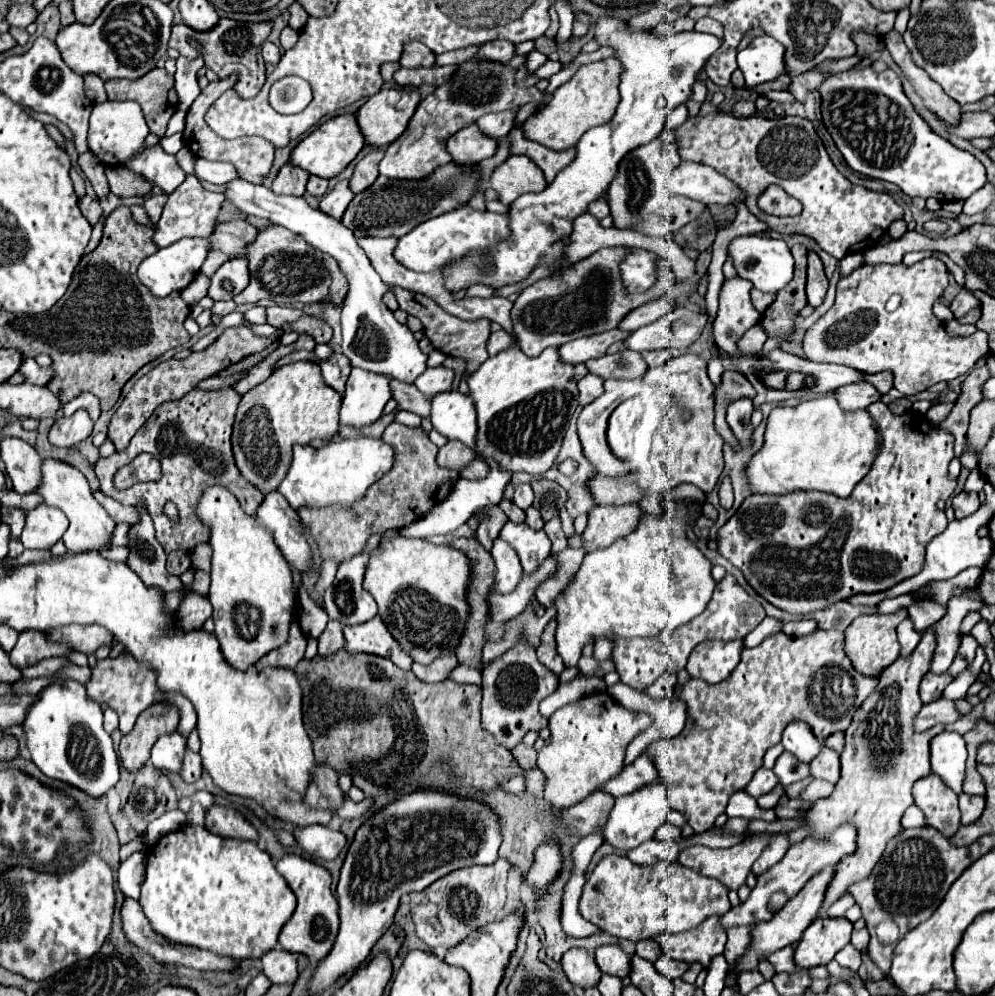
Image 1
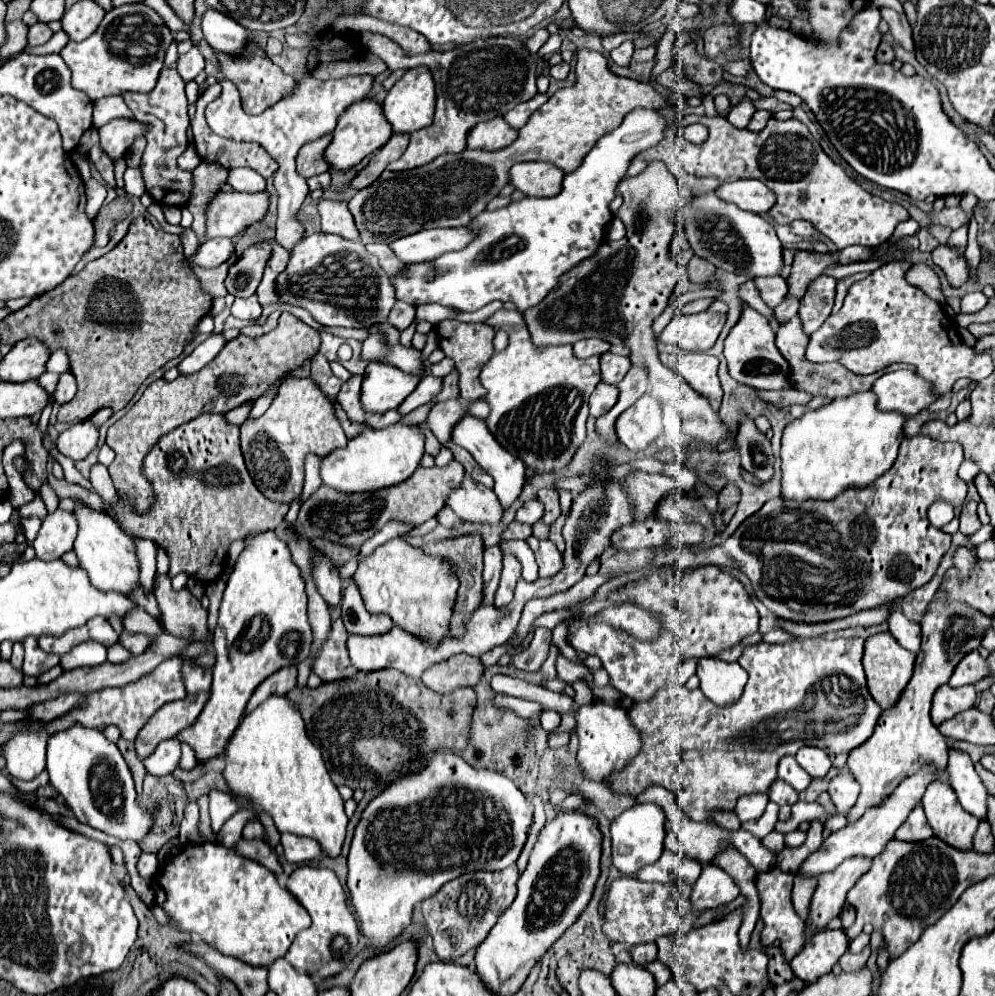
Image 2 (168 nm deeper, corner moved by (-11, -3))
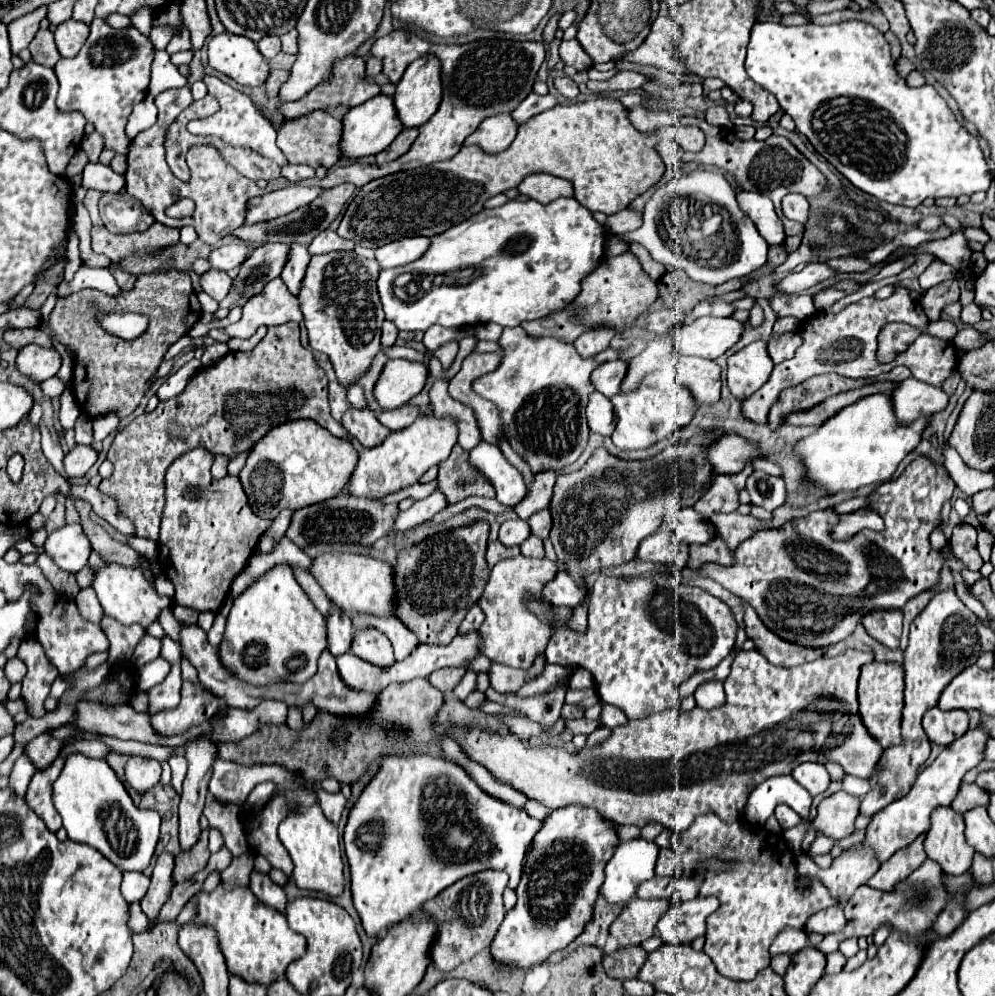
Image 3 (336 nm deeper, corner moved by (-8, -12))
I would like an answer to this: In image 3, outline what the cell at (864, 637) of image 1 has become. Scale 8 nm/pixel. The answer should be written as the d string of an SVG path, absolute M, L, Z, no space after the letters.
M876 662L862 666L860 684L858 684L858 700L862 722L866 722L868 732L880 740L884 748L890 744L900 744L900 716L904 706L904 668L898 662Z

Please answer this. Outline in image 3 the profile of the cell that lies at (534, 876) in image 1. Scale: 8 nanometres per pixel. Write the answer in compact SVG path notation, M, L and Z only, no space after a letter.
M564 806L552 810L534 844L530 844L530 852L526 852L522 880L516 888L518 902L506 912L490 944L494 964L506 970L528 970L544 964L550 954L564 950L592 916L614 844L618 844L614 828L592 808Z

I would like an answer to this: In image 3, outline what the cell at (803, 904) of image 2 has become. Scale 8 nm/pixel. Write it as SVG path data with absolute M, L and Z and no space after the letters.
M778 954L778 956L774 956L774 958L772 958L770 968L772 968L776 974L784 976L784 974L786 974L786 968L790 966L790 960L792 960L792 956L790 956L790 954Z

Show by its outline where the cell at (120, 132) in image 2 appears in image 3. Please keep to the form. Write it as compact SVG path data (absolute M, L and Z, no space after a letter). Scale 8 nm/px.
M94 18L90 24L90 36L84 42L82 50L74 58L60 58L58 64L54 66L54 72L60 82L60 92L58 92L58 108L62 110L80 110L88 122L96 126L96 132L104 138L104 148L126 154L130 141L124 134L126 118L132 112L134 104L142 102L148 94L148 84L150 84L150 66L154 60L154 44L148 36L144 36L140 30L134 26L128 28L112 28L108 26L102 18Z

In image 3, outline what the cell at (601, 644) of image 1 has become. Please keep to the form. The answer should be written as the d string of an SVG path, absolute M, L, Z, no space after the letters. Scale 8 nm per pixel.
M576 668L568 680L570 688L590 688L592 684L592 674L586 668Z

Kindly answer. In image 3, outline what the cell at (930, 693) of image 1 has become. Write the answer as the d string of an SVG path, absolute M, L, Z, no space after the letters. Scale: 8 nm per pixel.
M938 706L930 708L922 720L930 742L944 746L960 738L968 730L968 722L970 718L966 710L940 710Z

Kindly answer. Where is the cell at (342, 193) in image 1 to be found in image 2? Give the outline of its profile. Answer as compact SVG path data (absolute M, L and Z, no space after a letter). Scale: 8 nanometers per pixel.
M321 201L319 203L321 213L321 231L341 235L343 239L357 239L357 227L353 223L353 217L347 209L347 203L341 201Z

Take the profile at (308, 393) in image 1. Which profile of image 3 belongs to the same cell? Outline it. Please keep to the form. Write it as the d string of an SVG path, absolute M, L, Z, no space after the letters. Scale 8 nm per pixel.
M290 420L270 428L254 444L240 470L240 480L254 512L274 520L284 508L298 510L336 496L346 486L346 476L354 470L356 460L358 452L348 440L332 436L314 420Z

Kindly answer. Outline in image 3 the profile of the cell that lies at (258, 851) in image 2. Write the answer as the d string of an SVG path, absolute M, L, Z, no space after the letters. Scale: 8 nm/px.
M252 872L250 874L250 888L252 892L268 906L272 908L278 908L280 912L284 912L286 908L286 894L284 894L284 888L278 886L276 882L270 880L268 874L262 874L262 872Z

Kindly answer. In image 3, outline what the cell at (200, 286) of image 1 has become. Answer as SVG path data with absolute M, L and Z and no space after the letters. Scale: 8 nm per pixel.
M208 270L200 276L200 284L208 296L212 296L216 302L222 302L230 292L232 278L222 270Z

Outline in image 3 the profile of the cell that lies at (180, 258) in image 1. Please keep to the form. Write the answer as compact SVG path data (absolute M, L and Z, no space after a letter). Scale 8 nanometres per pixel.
M228 244L228 246L220 246L220 248L212 250L208 256L208 262L210 262L210 268L228 272L228 270L240 266L246 260L246 256L248 256L246 244Z

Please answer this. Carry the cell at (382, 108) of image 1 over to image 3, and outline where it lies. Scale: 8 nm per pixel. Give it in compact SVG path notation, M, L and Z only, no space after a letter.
M434 56L412 62L396 84L394 106L404 128L420 128L438 110L442 100L440 64Z

